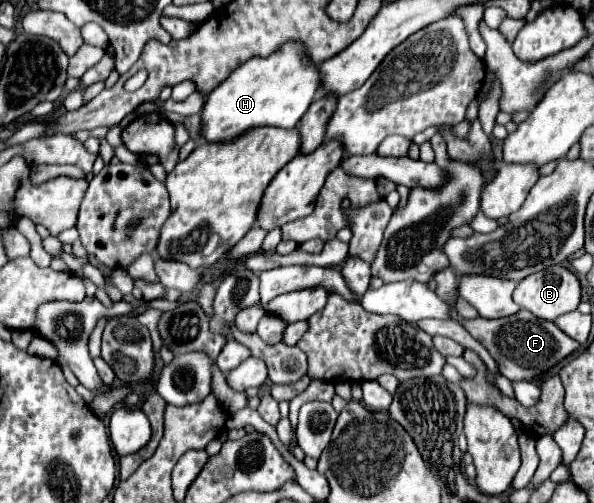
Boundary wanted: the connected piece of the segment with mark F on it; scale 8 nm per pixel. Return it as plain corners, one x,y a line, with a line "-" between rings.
448,267
444,271
440,271
436,277
436,295
448,303
454,321
462,323
472,335
474,339
478,339
494,357
500,373
504,377
508,377
510,381
530,381
536,375
542,375
546,369
550,369
554,363
562,361
566,355
570,355
572,351
578,349
578,343
574,339
570,339
566,333
562,333
554,323
550,321
542,321
536,319
530,311
518,311
512,317
502,317
502,319
484,319
484,317
476,317
476,319
464,319
456,313
454,303
454,291
456,291
456,275
454,271

